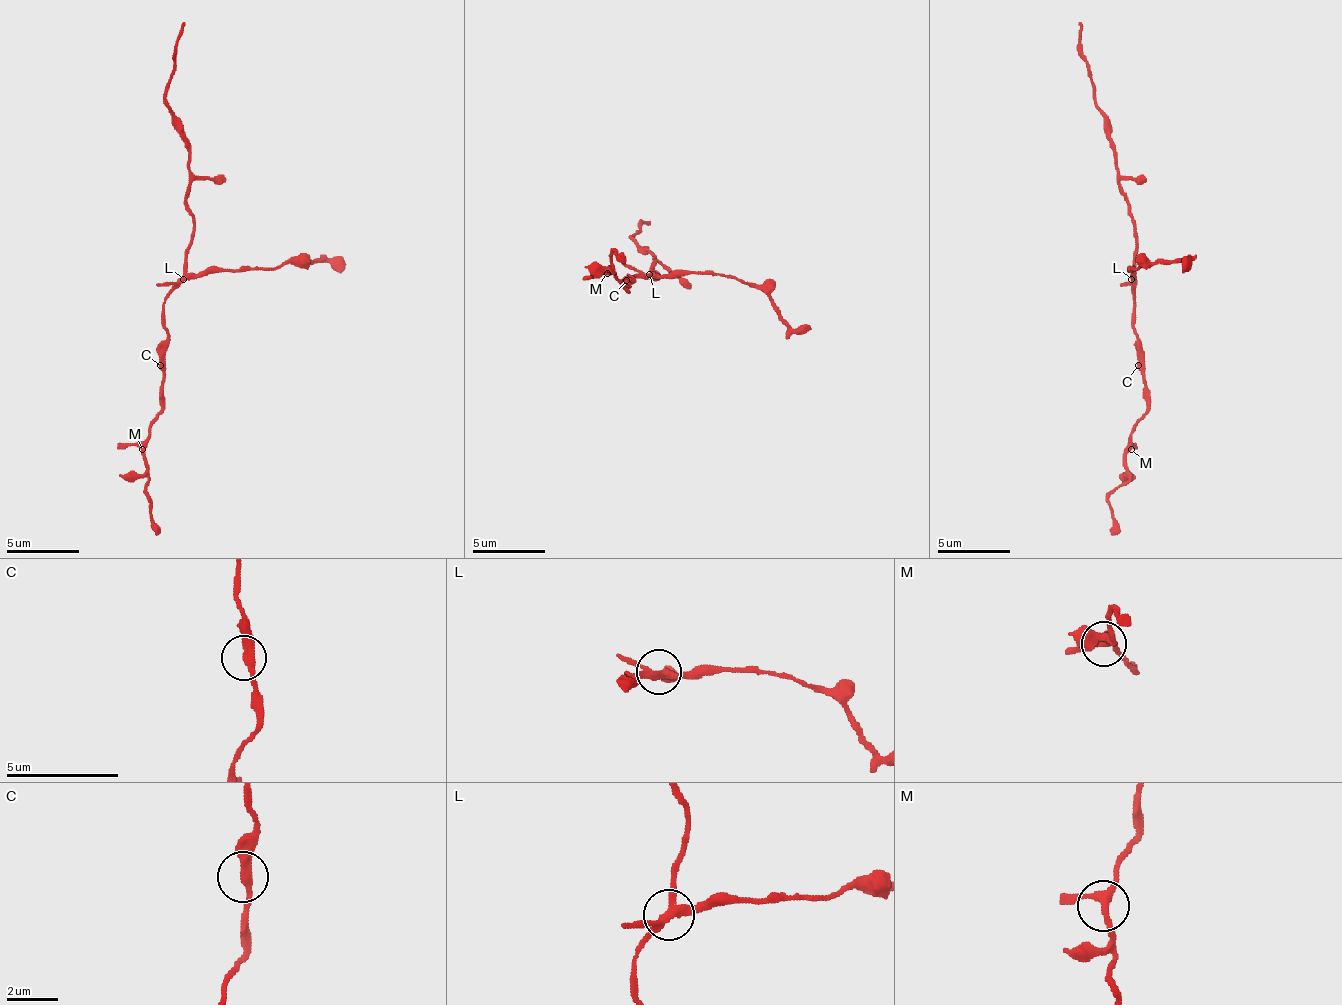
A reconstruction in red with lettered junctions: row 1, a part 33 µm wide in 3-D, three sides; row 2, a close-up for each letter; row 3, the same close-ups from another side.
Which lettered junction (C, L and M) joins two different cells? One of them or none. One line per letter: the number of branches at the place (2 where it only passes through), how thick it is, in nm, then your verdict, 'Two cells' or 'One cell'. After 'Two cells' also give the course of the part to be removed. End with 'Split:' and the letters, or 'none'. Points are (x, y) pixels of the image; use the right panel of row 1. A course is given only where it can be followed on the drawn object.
C: Branches: 2. Thickness 320 nm. One cell
L: Branches: 4. Thickness 280 nm. Two cells. Course of the part to remove: (1131, 278), (1131, 270), (1141, 263), (1185, 263), (1182, 270)
M: Branches: 3. Thickness 260 nm. One cell
Split: L

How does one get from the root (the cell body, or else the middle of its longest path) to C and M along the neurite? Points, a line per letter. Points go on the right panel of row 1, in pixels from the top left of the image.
C: (1134, 278), (1138, 365)
M: (1134, 278), (1134, 329), (1138, 332), (1138, 351), (1141, 354), (1145, 413), (1131, 435), (1131, 449)

